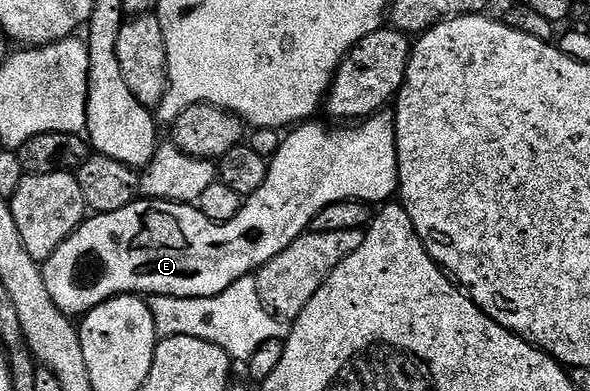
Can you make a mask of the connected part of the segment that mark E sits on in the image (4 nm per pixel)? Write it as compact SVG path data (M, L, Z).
M382 111L373 114L371 117L364 118L360 123L353 123L348 127L337 127L341 129L329 130L325 125L313 124L298 124L284 134L284 136L286 135L285 142L278 147L277 154L271 157L269 161L267 179L263 183L263 187L259 187L259 191L255 191L250 197L244 198L239 215L235 215L235 219L231 219L227 223L214 223L211 219L207 219L207 215L203 215L196 204L180 205L174 201L151 201L148 199L133 201L127 207L123 207L123 211L98 213L82 221L81 226L69 236L67 243L63 243L63 247L59 247L59 251L55 251L55 255L51 255L51 259L44 262L43 265L47 291L51 291L51 299L55 299L55 307L59 307L63 312L70 315L87 315L103 302L122 295L186 297L187 299L219 295L223 291L227 291L227 287L231 287L231 283L235 283L239 278L256 274L262 265L266 265L271 259L275 259L275 255L279 255L279 251L283 251L291 242L299 239L301 234L312 226L315 215L319 215L319 211L323 211L323 207L331 207L331 203L339 203L340 201L363 201L366 203L377 201L376 203L385 203L392 198L389 197L392 193L394 196L398 192L397 123L392 112Z

